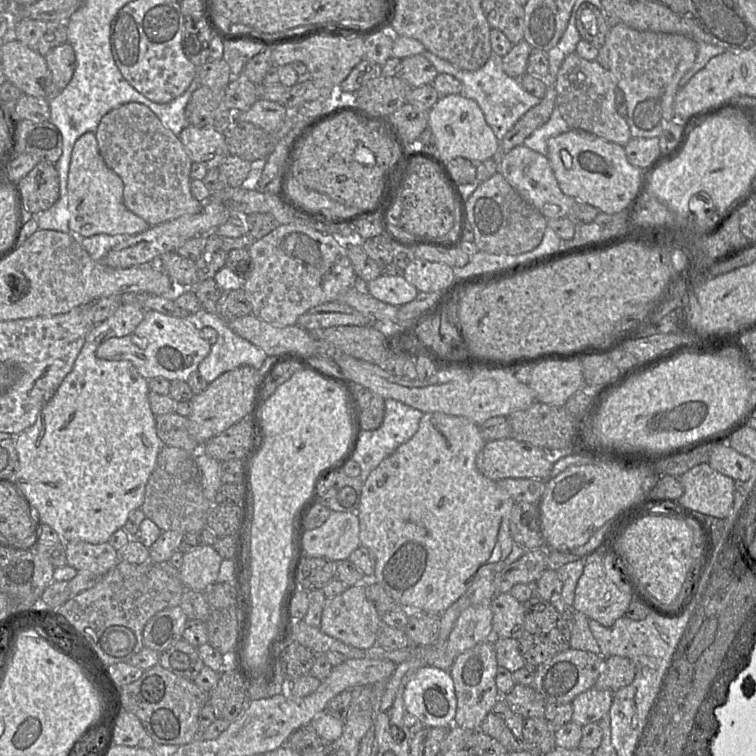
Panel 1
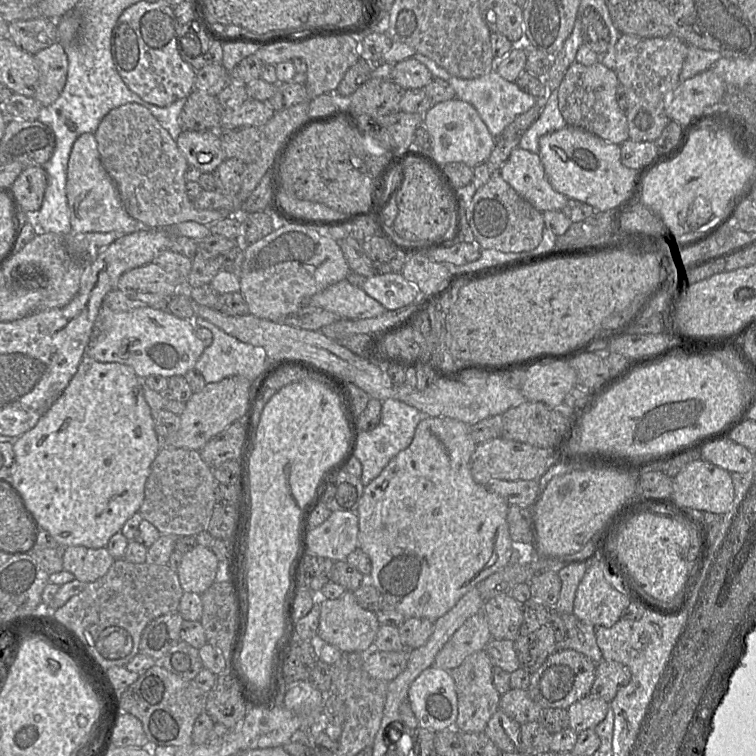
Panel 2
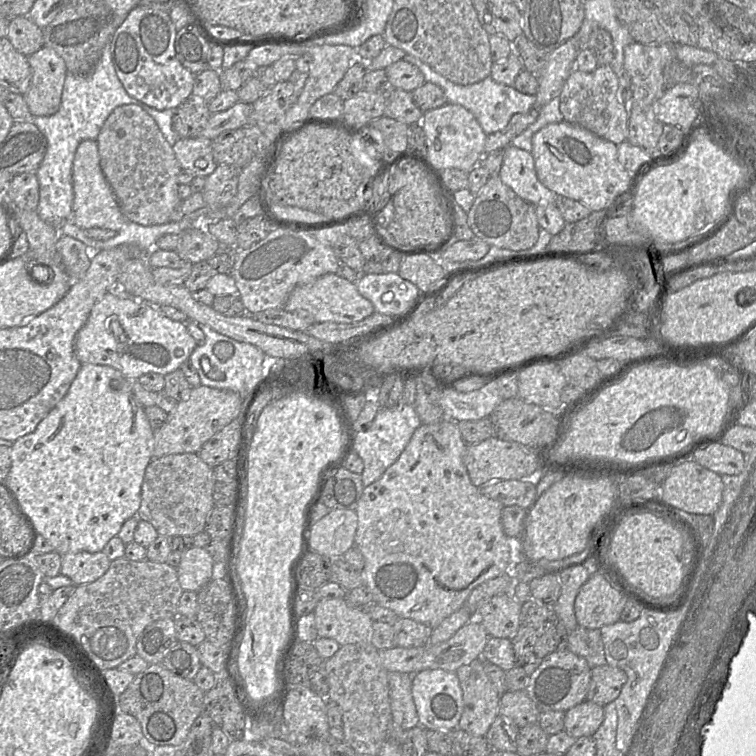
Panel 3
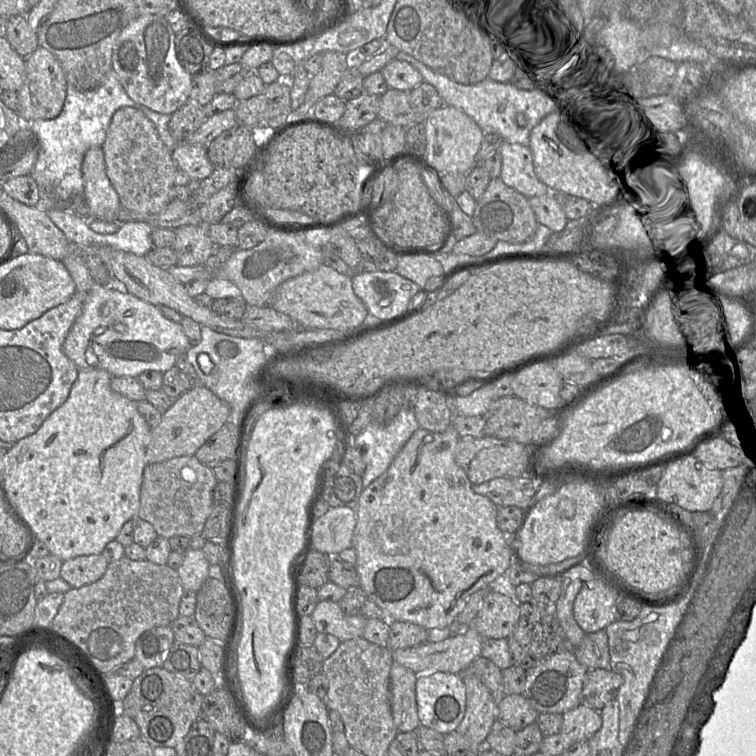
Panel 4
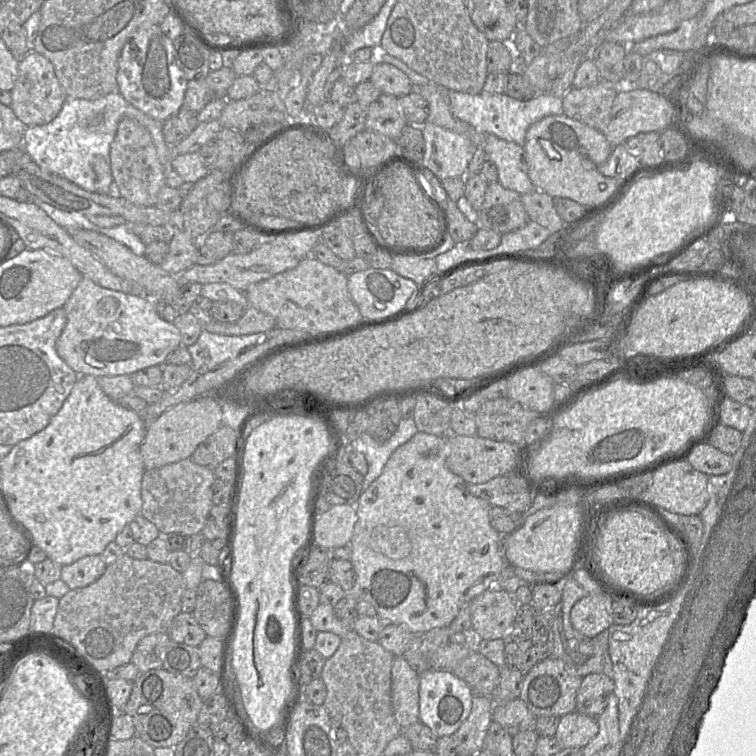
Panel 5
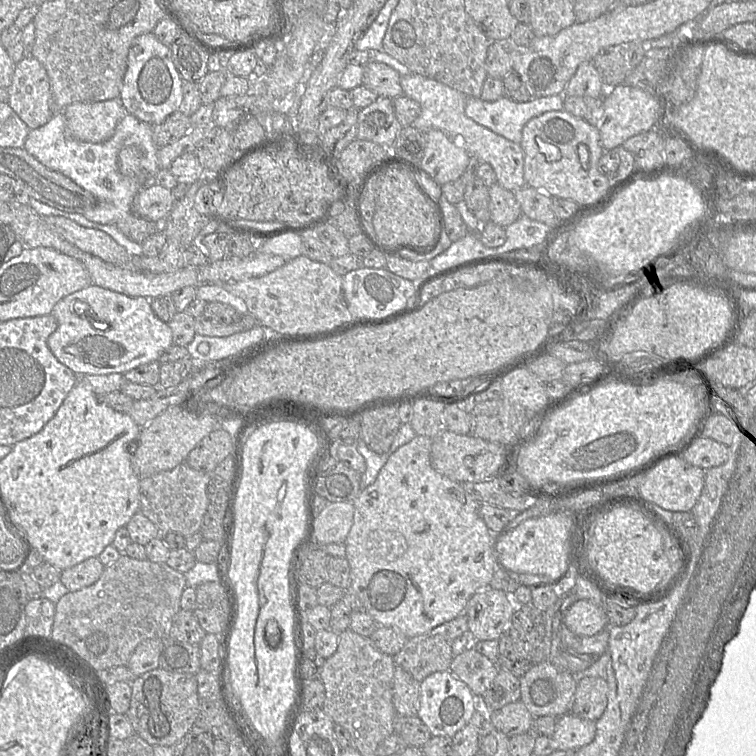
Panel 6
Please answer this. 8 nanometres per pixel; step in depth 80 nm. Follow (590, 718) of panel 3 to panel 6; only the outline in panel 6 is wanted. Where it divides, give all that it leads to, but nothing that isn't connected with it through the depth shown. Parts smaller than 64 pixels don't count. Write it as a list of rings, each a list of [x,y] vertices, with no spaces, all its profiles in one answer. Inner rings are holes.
[[[567,713],[557,719],[552,739],[557,750],[577,750],[595,736],[595,721]]]

